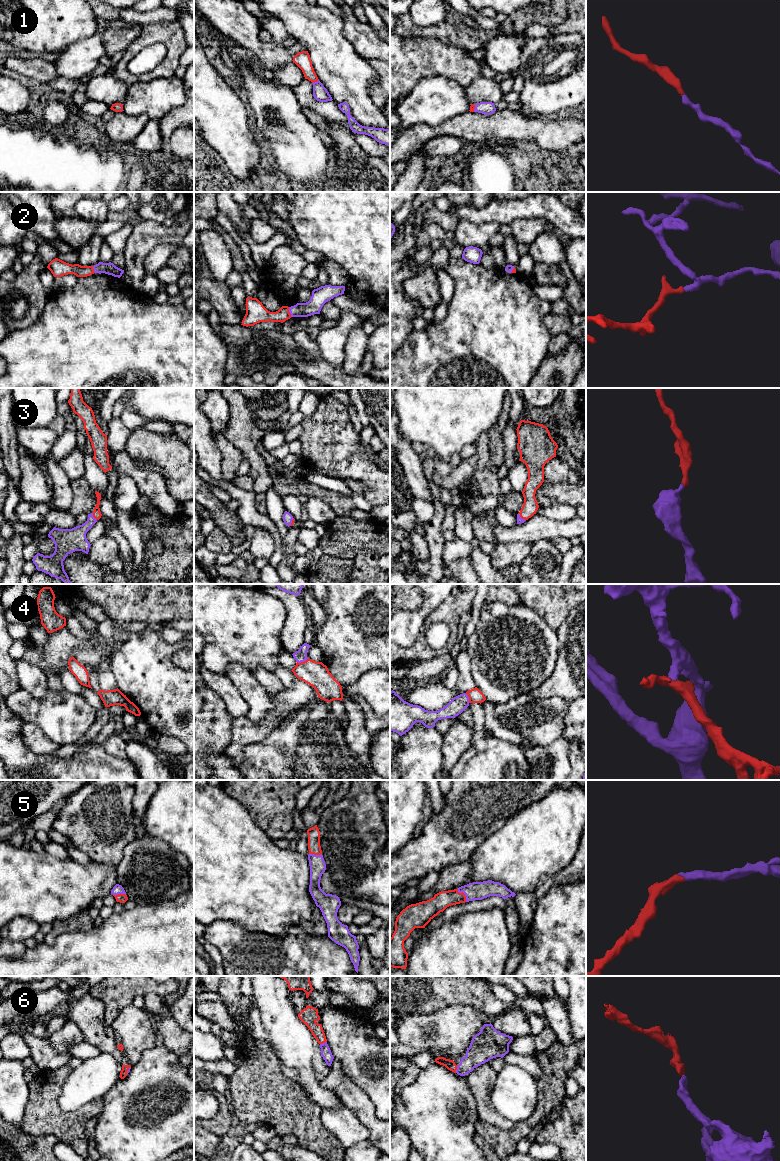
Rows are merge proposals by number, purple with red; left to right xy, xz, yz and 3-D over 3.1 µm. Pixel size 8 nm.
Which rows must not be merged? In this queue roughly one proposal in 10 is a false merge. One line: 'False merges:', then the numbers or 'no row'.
False merges: no row

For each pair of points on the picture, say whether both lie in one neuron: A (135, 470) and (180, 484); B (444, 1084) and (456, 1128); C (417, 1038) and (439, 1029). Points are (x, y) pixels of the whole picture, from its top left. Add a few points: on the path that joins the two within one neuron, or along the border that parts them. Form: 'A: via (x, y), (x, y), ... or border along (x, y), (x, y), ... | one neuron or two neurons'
A: border along (160, 474), (167, 492), (174, 500) | two neurons
B: via (444, 1095), (445, 1117) | one neuron
C: via (422, 1032), (433, 1031) | one neuron

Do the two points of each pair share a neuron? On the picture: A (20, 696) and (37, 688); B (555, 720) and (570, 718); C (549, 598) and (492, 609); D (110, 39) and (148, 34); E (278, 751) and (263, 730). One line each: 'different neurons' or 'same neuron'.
A: different neurons
B: different neurons
C: different neurons
D: different neurons
E: different neurons

